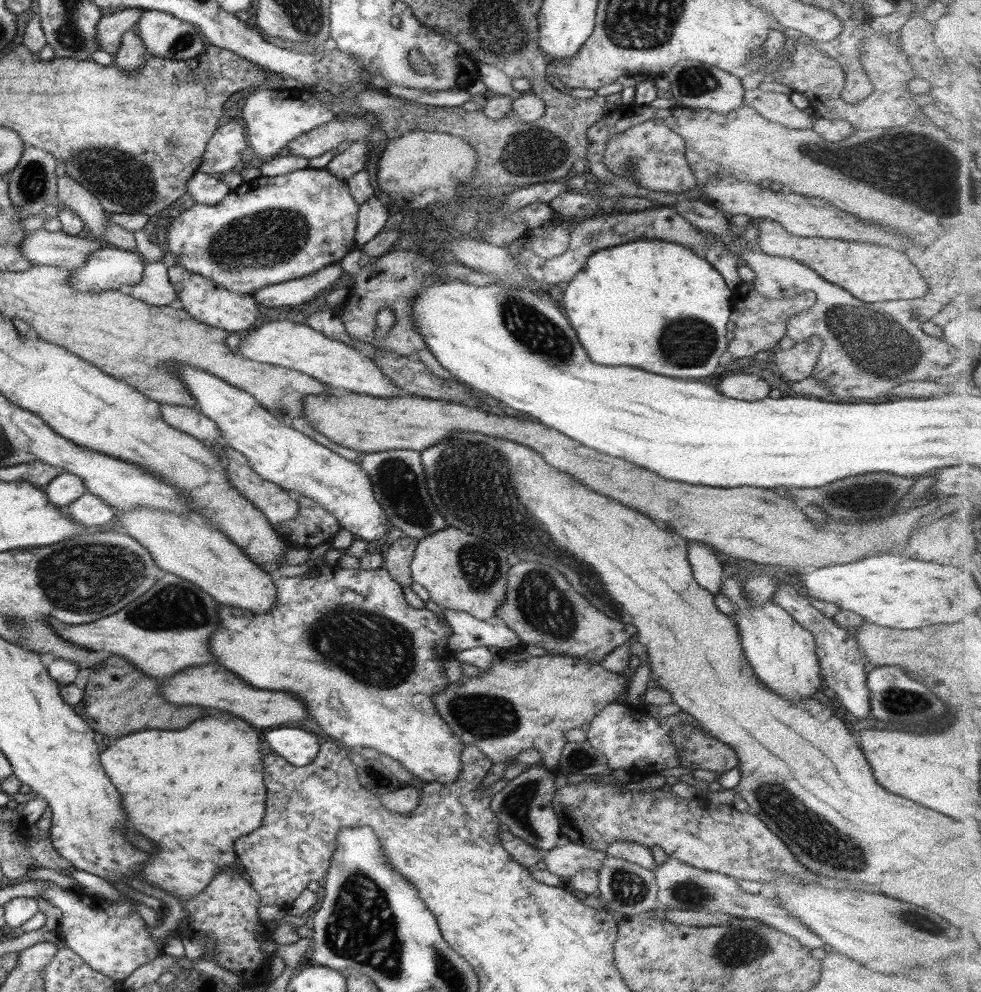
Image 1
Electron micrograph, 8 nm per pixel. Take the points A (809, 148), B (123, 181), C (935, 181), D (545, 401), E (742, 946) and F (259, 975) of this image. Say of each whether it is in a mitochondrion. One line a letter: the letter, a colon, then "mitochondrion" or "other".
A: mitochondrion
B: mitochondrion
C: mitochondrion
D: other
E: mitochondrion
F: other

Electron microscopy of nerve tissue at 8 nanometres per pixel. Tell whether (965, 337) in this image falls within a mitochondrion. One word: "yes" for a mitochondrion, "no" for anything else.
no

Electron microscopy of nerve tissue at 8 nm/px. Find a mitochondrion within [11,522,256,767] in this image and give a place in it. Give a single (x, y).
(98, 577)

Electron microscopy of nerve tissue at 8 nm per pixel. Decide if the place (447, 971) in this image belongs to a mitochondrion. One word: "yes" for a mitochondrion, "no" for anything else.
yes

